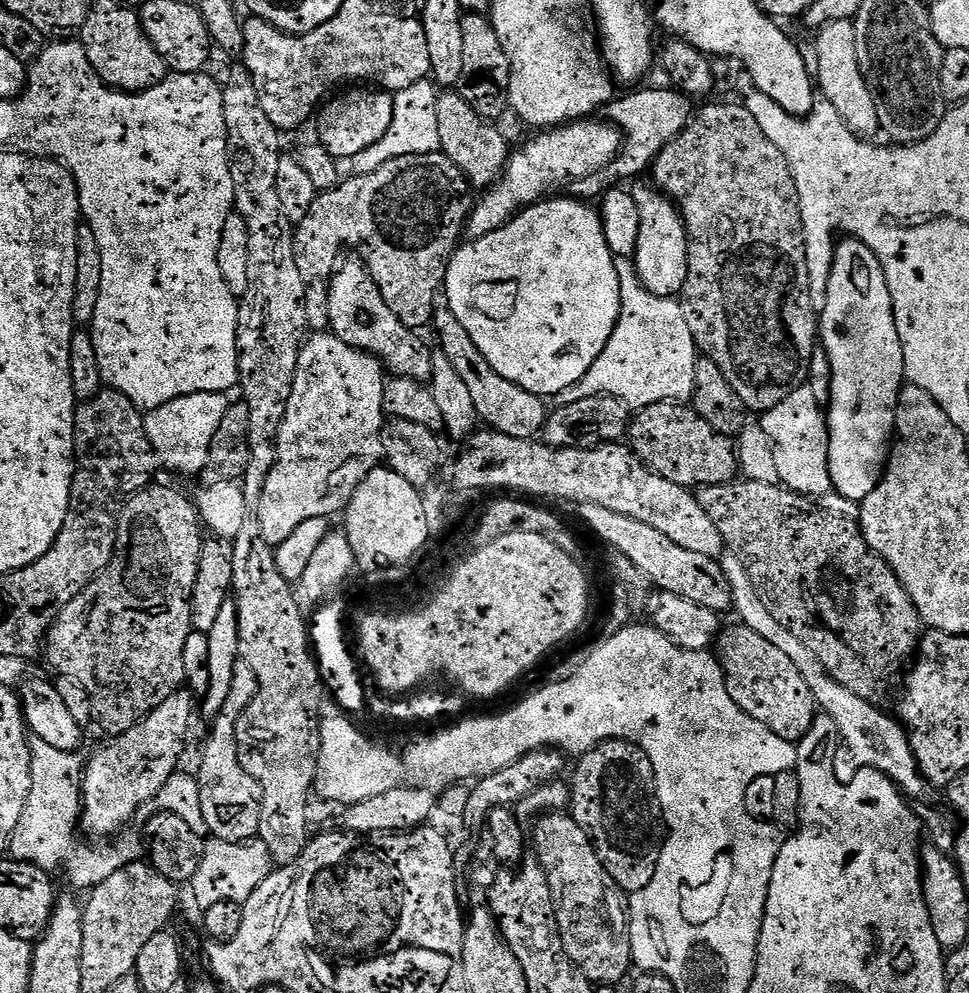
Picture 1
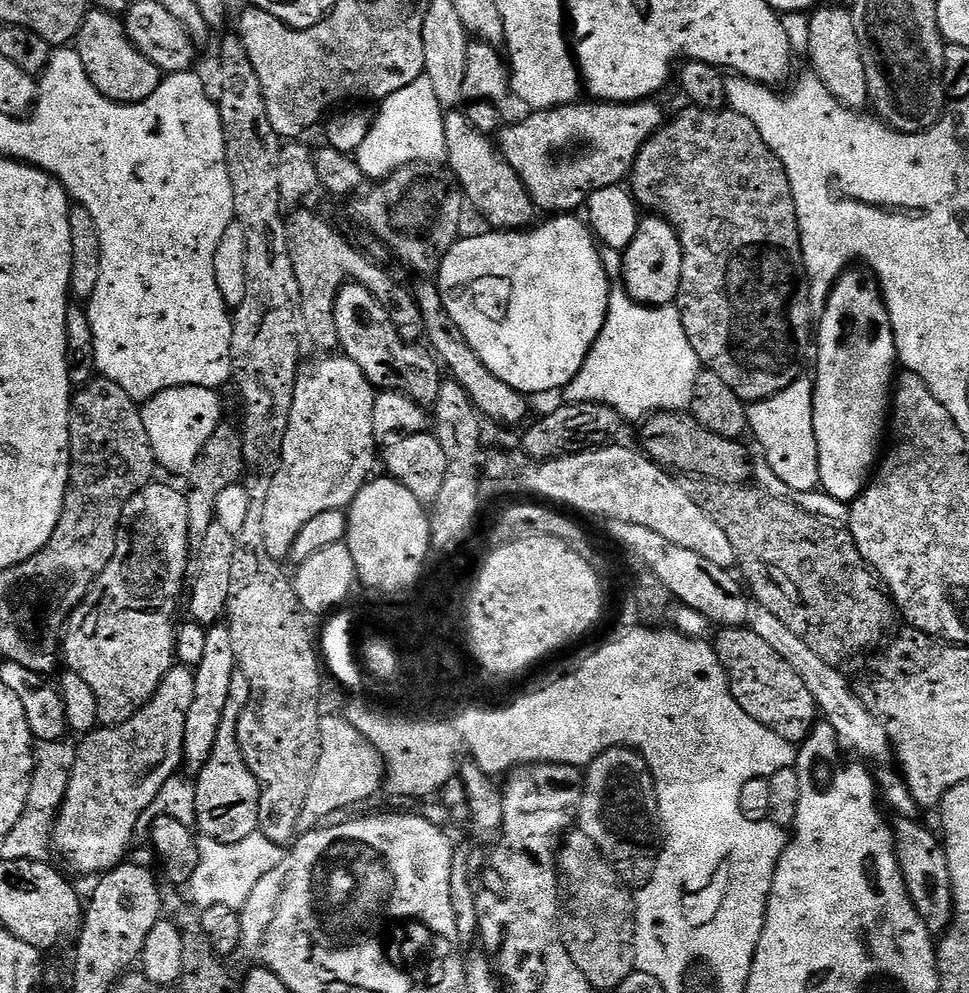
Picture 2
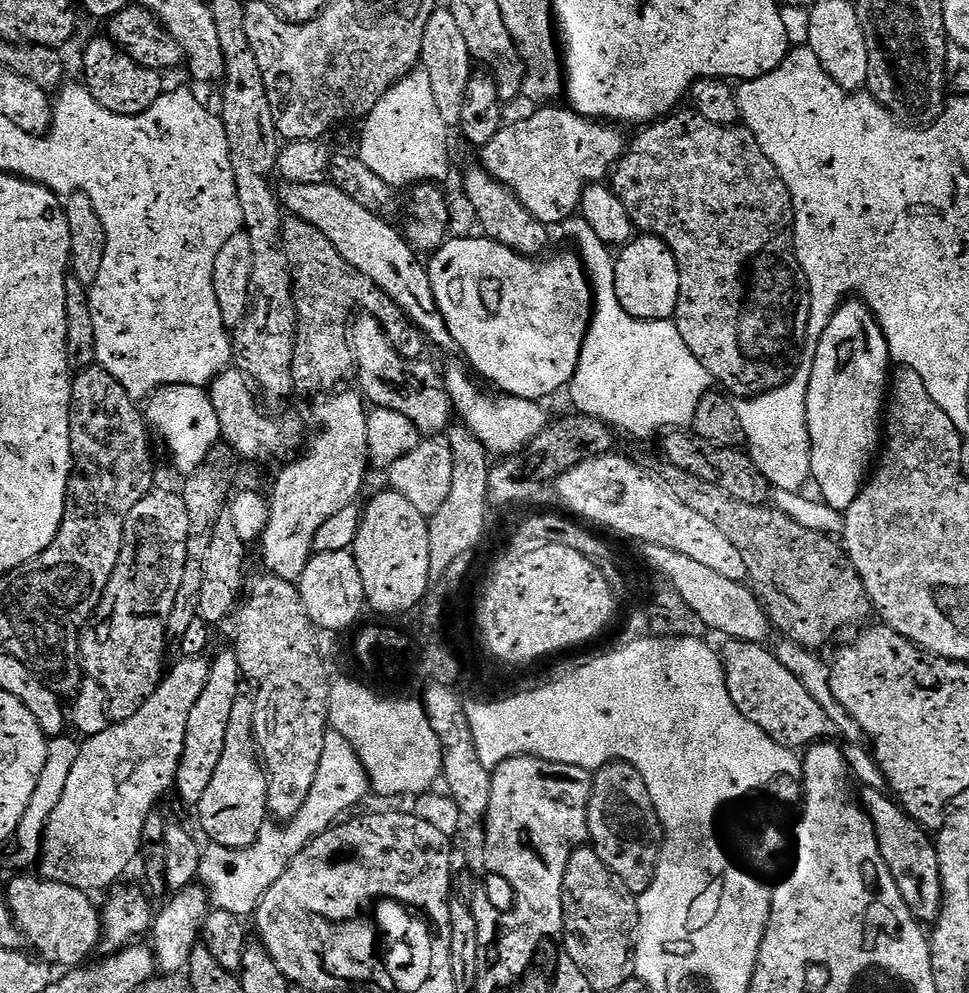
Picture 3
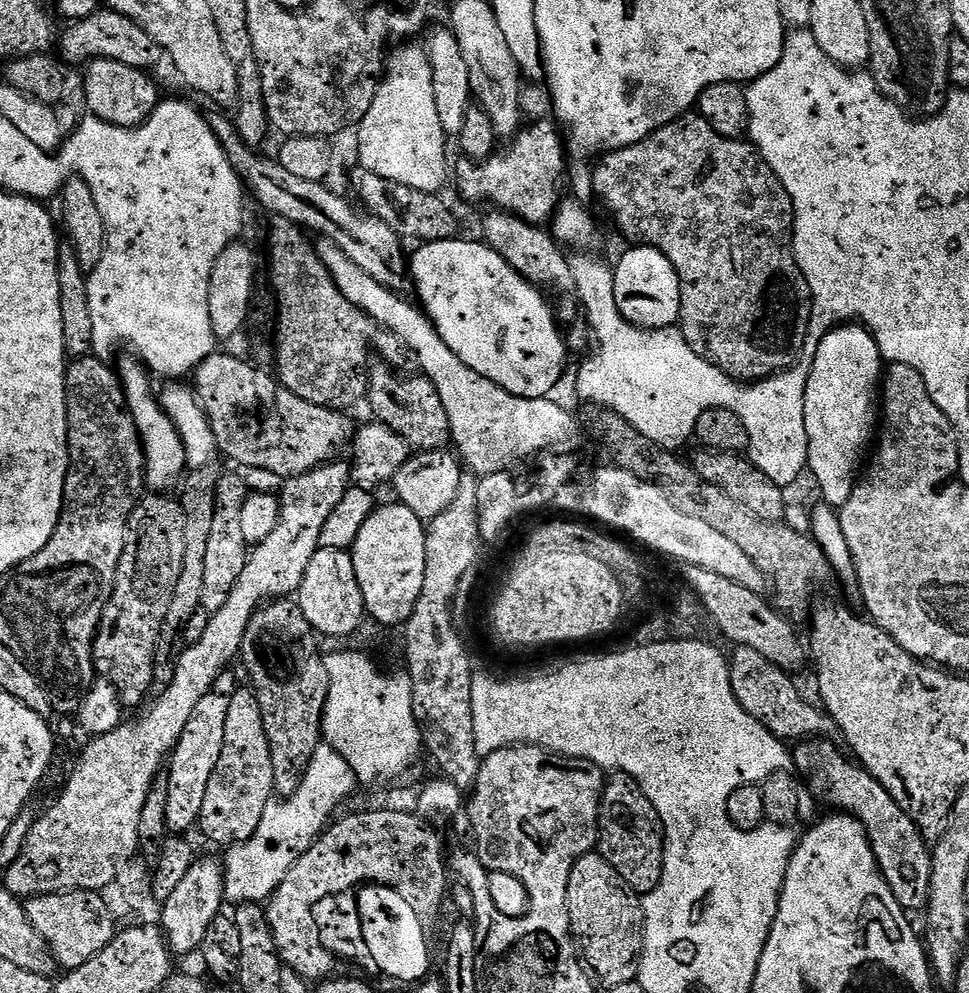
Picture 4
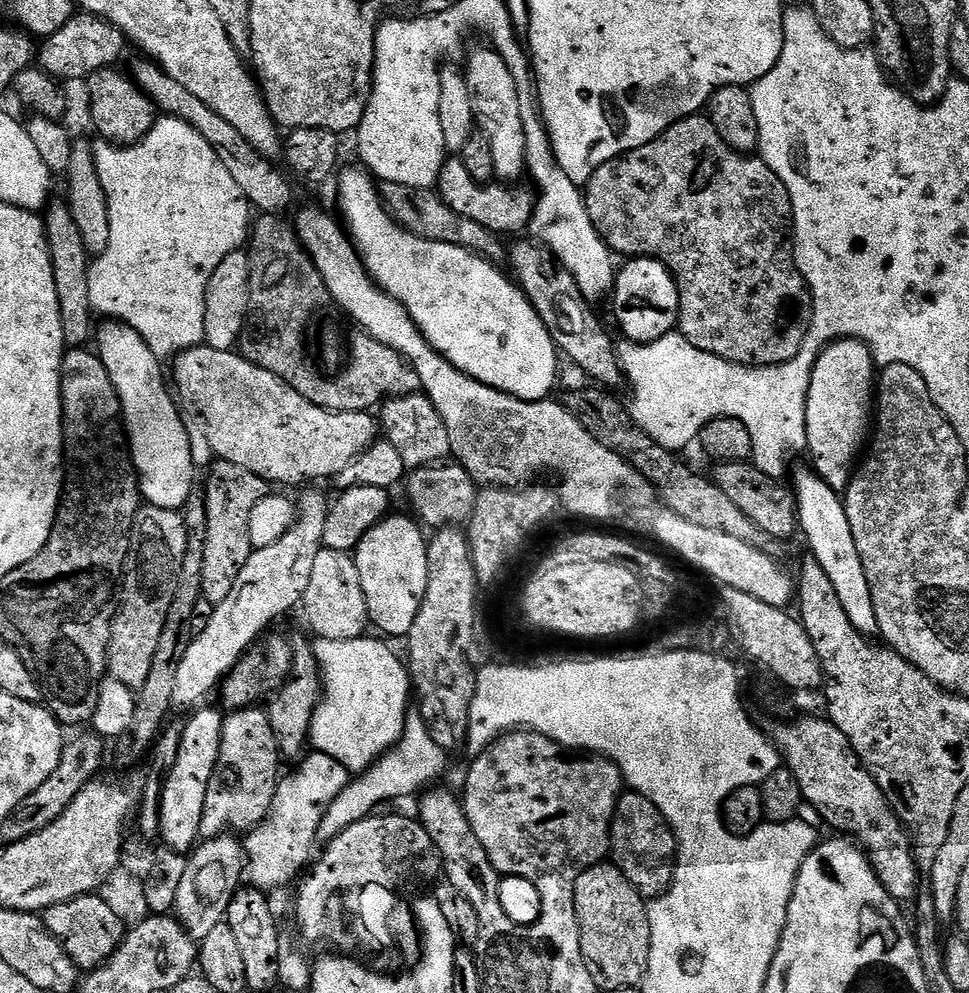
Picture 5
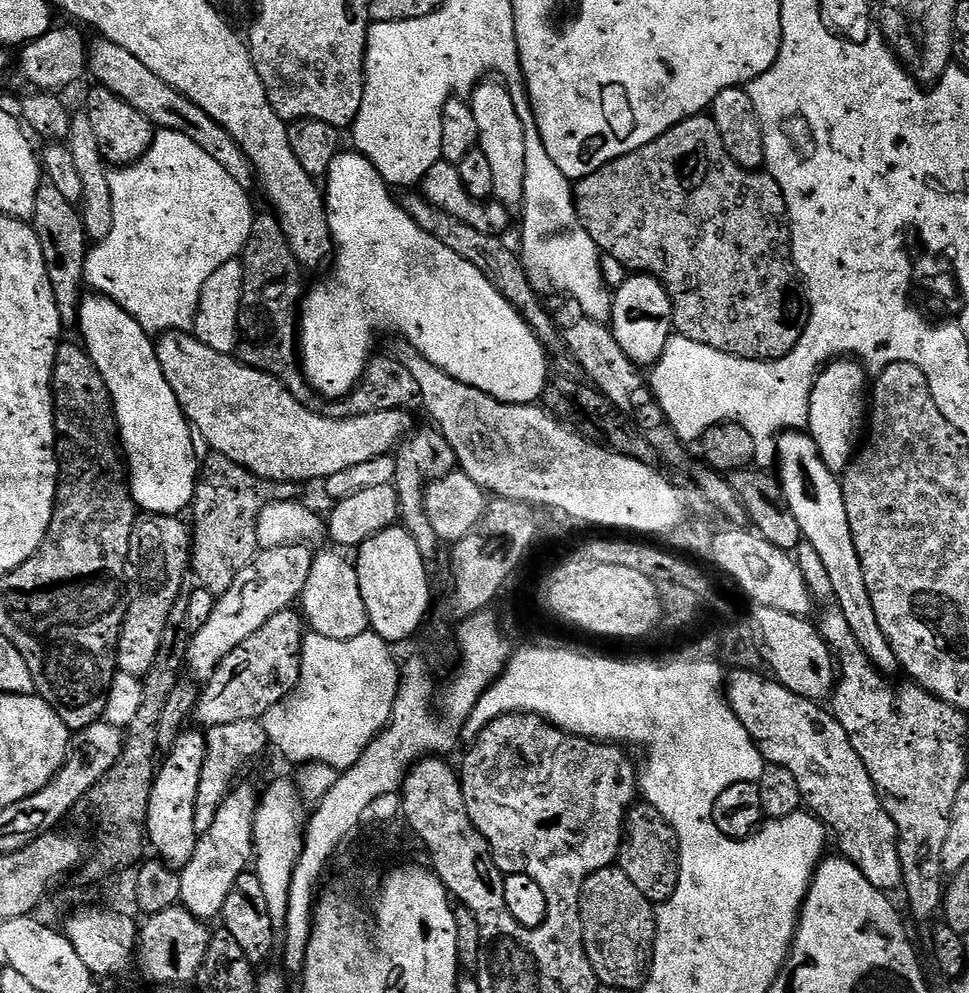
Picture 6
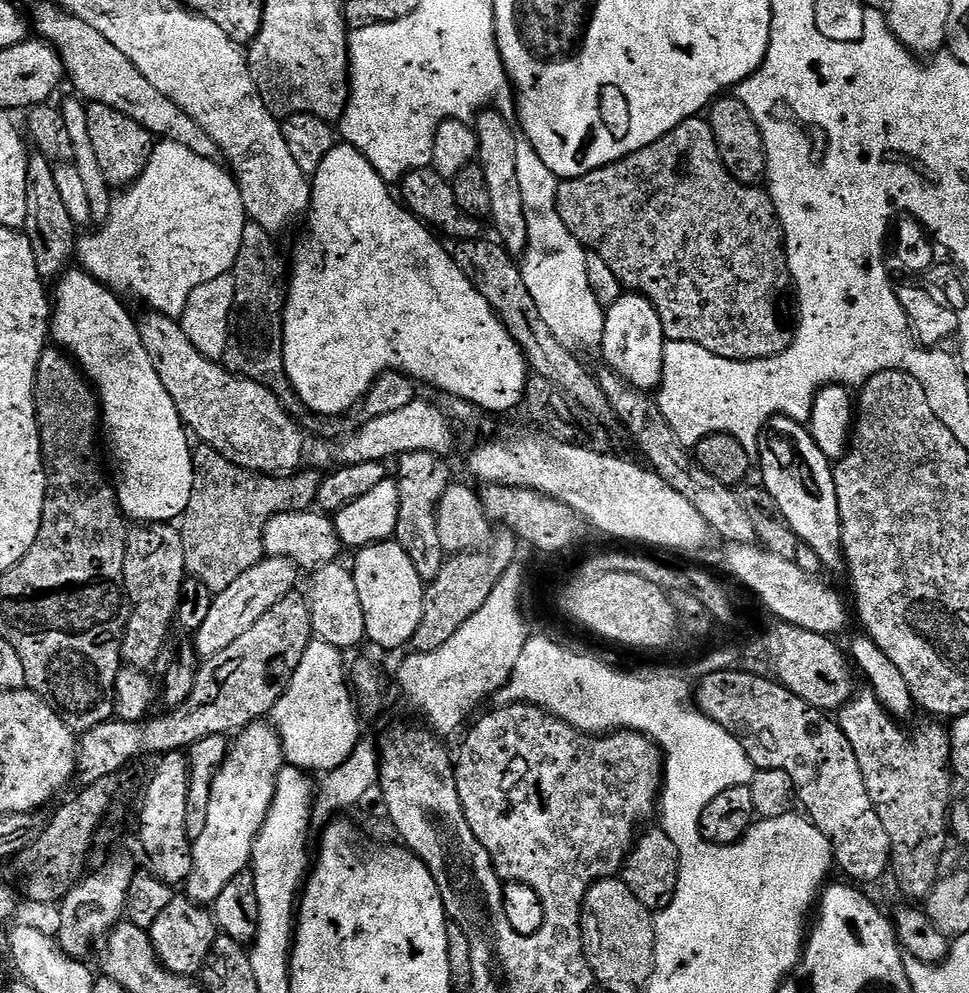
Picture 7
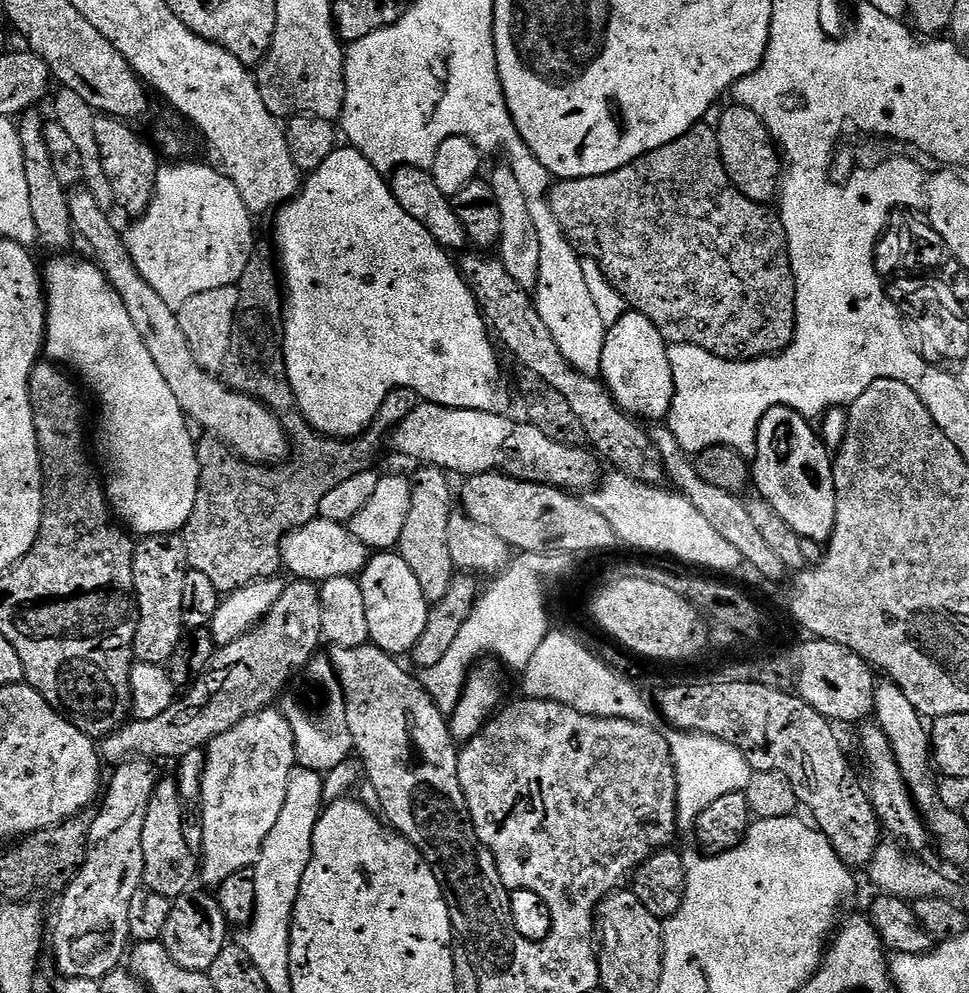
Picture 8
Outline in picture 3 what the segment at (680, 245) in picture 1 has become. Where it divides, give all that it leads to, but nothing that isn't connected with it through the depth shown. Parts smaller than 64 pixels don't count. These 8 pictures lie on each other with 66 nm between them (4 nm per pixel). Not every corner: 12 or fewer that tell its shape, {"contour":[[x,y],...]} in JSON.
{"contour":[[640,234],[616,256],[622,310],[676,316],[680,271],[664,240]]}

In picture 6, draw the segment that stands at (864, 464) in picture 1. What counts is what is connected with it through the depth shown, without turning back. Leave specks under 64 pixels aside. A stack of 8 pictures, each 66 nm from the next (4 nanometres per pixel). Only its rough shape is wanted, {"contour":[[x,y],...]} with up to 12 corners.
{"contour":[[833,360],[810,394],[807,435],[842,474],[866,428],[865,365]]}

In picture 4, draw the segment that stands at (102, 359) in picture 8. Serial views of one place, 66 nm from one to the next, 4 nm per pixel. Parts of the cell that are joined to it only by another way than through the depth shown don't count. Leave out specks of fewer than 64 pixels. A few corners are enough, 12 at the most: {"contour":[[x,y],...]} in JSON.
{"contour":[[139,360],[118,367],[144,447],[147,487],[168,490],[188,459]]}

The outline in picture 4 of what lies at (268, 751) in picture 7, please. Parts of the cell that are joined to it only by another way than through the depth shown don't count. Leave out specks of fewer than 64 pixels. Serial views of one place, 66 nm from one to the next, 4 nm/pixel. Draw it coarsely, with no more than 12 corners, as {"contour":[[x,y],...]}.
{"contour":[[193,859],[163,900],[160,924],[177,957],[199,949],[225,907],[224,865]]}

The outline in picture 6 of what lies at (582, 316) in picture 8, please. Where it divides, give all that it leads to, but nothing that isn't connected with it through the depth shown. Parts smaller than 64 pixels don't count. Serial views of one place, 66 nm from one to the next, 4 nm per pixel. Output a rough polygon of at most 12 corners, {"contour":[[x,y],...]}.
{"contour":[[526,130],[522,259],[541,289],[612,319],[600,247],[574,184]]}

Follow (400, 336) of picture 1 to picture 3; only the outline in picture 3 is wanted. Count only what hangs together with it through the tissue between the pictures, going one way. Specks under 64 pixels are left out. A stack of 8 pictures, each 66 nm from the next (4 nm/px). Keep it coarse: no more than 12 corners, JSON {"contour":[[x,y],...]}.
{"contour":[[376,317],[348,325],[369,405],[425,437],[453,421],[441,369],[402,358]]}

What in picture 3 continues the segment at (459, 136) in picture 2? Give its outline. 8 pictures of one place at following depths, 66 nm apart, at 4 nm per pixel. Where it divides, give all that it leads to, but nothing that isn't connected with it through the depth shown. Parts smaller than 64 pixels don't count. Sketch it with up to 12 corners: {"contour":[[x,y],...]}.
{"contour":[[483,166],[464,196],[485,237],[529,258],[549,225]]}

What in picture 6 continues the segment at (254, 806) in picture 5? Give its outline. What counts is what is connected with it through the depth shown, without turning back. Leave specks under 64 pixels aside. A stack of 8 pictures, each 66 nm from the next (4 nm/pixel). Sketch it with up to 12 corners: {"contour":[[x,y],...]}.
{"contour":[[247,720],[207,729],[194,812],[210,830],[241,772],[269,747]]}

